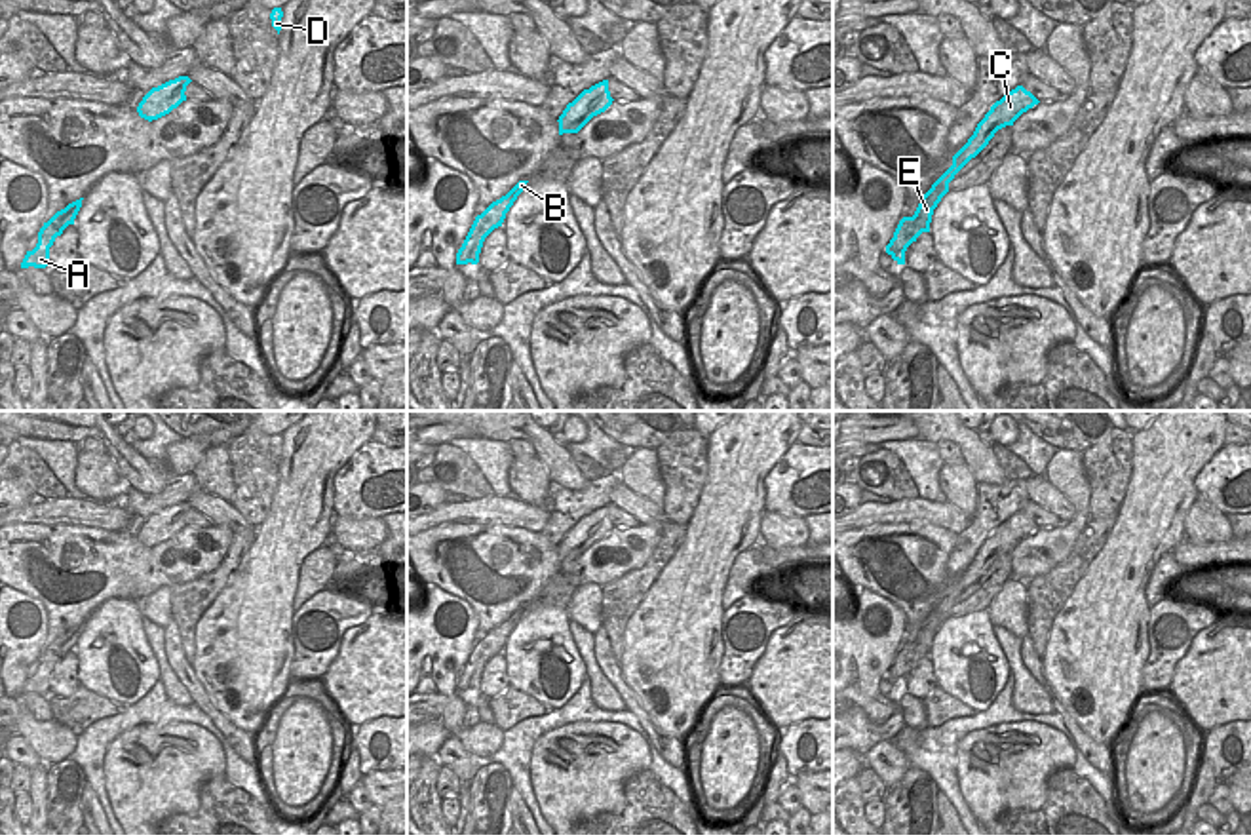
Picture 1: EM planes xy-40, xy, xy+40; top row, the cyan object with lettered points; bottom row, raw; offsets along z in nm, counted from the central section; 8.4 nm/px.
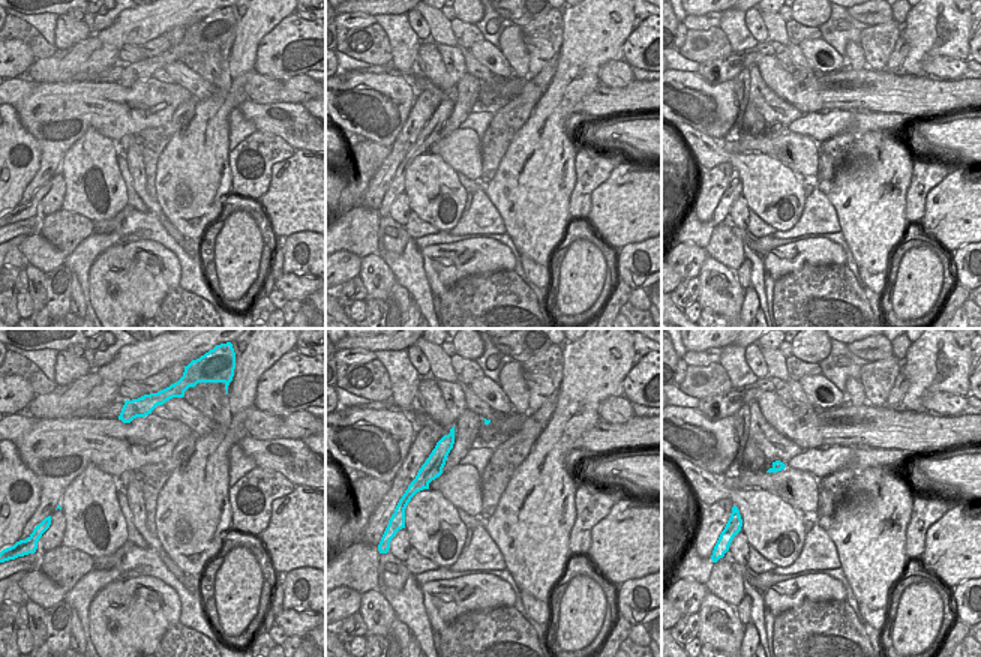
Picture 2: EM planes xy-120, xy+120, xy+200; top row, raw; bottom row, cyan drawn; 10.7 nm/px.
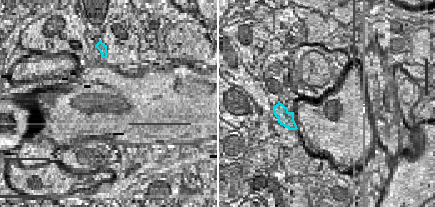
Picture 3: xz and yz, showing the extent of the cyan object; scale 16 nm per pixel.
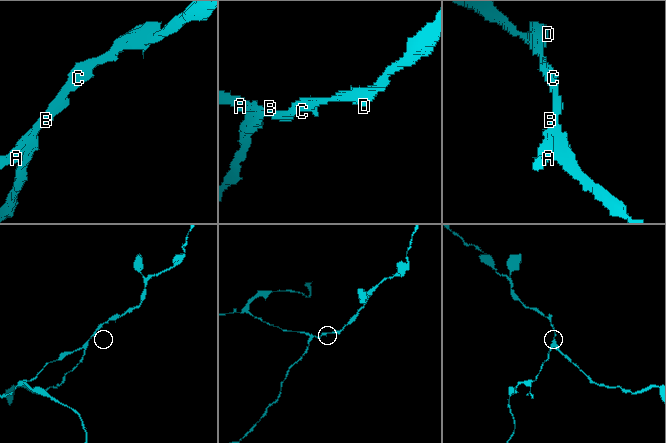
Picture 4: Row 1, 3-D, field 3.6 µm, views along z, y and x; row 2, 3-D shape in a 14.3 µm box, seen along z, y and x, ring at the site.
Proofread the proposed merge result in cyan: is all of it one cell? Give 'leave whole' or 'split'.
split

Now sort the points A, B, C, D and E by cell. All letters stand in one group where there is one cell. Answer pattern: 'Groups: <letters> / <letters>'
Groups: A / B C D E

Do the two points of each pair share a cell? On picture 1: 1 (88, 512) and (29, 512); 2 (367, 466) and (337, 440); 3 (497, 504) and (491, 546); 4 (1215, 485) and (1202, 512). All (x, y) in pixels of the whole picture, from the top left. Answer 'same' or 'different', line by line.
1: same
2: different
3: different
4: different

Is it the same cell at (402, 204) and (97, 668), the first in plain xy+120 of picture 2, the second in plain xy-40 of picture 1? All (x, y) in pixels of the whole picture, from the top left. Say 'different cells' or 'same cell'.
different cells

